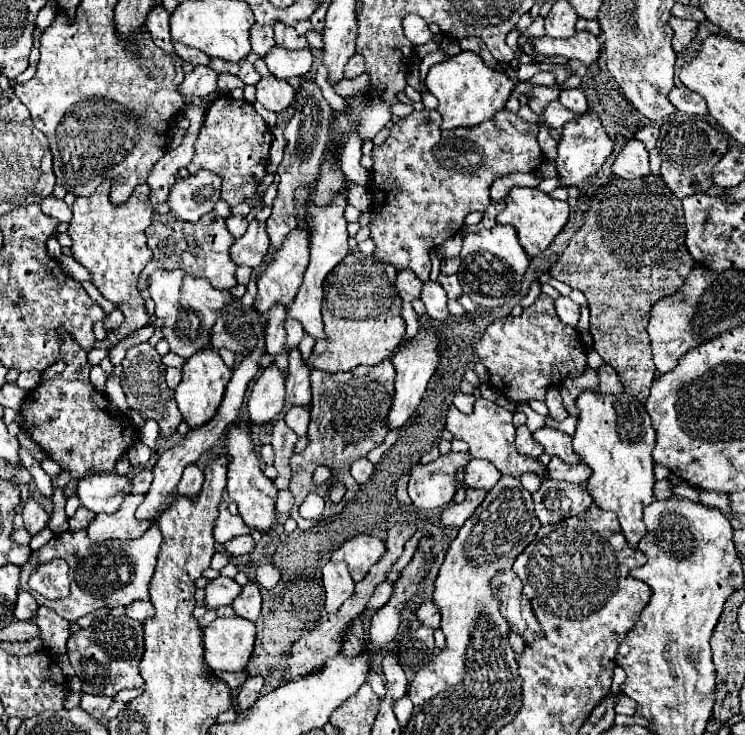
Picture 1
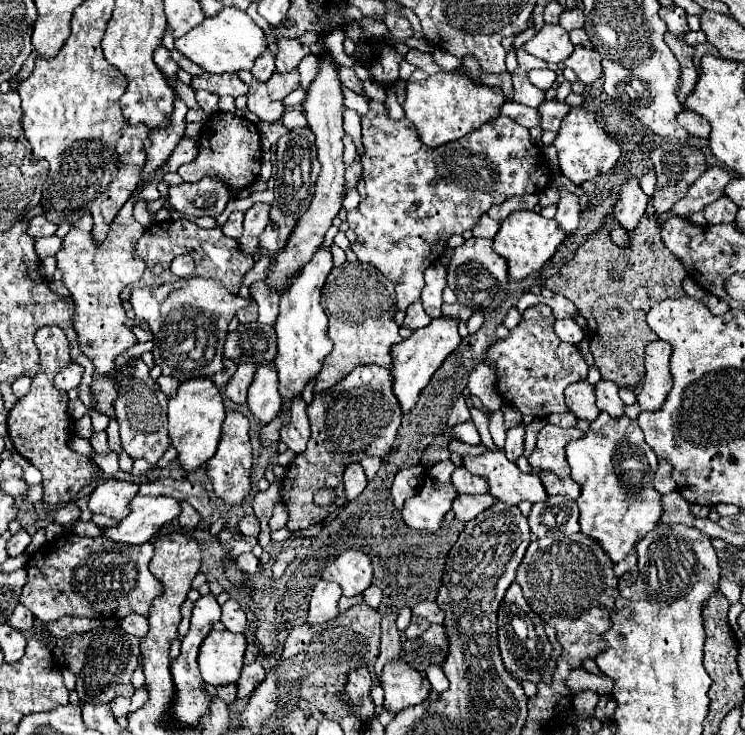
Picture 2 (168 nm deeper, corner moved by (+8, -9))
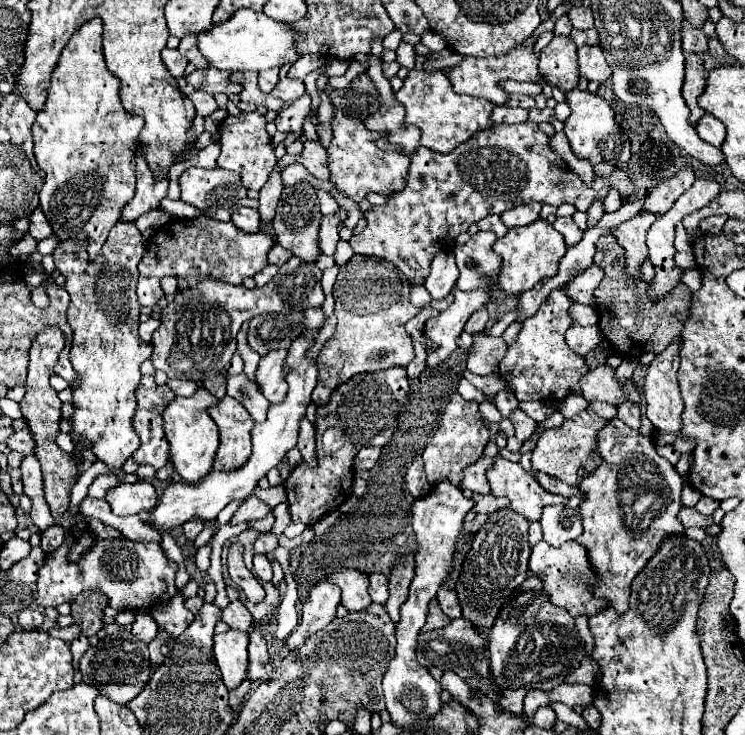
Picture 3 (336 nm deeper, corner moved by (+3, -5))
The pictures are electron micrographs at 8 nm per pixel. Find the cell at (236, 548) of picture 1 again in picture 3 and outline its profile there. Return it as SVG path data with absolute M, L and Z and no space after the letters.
M258 553L254 555L254 571L264 581L272 579L272 565L270 565L270 561L268 561L266 555L258 555Z

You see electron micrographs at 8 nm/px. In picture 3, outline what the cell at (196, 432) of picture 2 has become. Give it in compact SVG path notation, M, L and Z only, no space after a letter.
M198 389L192 397L176 397L164 411L164 435L170 445L170 461L176 473L190 485L204 479L214 463L214 455L218 449L218 427L208 415L208 407L216 405L218 399L212 397L206 389Z

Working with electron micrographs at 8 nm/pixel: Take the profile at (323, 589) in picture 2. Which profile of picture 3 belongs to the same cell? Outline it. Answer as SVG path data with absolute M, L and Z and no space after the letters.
M322 581L312 587L308 599L302 605L302 619L296 631L286 639L286 645L292 653L296 653L310 635L324 629L334 617L340 605L338 587L330 581Z

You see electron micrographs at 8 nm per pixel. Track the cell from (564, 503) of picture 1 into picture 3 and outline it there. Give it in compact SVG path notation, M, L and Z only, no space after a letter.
M570 497L568 505L550 505L544 509L540 523L544 529L544 541L548 545L560 547L582 533L580 503L582 499Z

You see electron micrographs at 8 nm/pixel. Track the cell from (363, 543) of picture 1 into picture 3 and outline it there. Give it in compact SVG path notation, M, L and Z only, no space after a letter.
M344 569L340 573L334 573L330 579L342 589L342 605L350 613L370 607L372 599L368 595L368 575L356 569Z

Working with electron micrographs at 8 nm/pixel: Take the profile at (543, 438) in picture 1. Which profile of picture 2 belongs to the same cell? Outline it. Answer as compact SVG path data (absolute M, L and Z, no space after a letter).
M545 425L539 431L537 445L533 453L529 455L529 463L535 469L547 469L553 471L557 477L565 479L569 477L569 465L565 459L565 445L573 439L583 437L583 431L571 427L571 429L561 429L555 425Z

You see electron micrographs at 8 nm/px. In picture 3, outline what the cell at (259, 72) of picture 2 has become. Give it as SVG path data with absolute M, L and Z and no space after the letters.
M266 69L260 73L260 89L264 93L270 93L276 83L278 83L278 69Z

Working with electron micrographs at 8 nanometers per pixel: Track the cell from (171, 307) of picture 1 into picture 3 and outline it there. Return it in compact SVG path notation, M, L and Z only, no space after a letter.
M292 257L280 267L276 277L264 287L246 289L244 285L230 285L230 283L206 279L194 289L188 289L184 293L176 293L174 301L162 311L160 327L154 331L152 341L150 341L154 347L152 357L150 357L154 369L164 371L168 377L190 379L194 383L200 383L206 377L218 375L236 351L236 333L240 331L240 325L244 321L250 321L252 317L262 315L262 313L278 313L284 307L320 307L324 303L320 279L322 279L322 271L314 263L302 261L300 257Z

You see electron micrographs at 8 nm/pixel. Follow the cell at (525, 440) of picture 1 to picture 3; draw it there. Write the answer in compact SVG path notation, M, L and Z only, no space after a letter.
M520 407L510 413L510 421L512 421L514 429L516 429L516 439L522 441L522 443L524 443L524 441L536 431L536 427L538 427L538 423L536 423L532 417L528 417Z

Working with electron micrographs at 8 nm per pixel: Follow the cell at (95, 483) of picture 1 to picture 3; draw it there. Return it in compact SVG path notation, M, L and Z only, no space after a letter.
M138 481L138 483L122 483L106 493L106 501L112 507L114 515L138 515L142 511L154 509L158 495L152 483Z

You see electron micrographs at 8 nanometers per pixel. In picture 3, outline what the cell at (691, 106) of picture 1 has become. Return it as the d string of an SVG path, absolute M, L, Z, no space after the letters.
M708 113L698 121L696 131L698 131L700 139L704 139L706 143L710 143L710 145L714 145L714 147L722 147L724 139L726 139L724 123L722 123L722 121L718 121L716 117L708 115Z

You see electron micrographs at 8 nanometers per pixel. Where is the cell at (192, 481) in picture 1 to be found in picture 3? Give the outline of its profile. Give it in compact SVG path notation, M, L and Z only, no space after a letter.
M188 521L188 523L184 523L184 535L186 535L188 541L194 541L202 529L204 529L202 521Z

